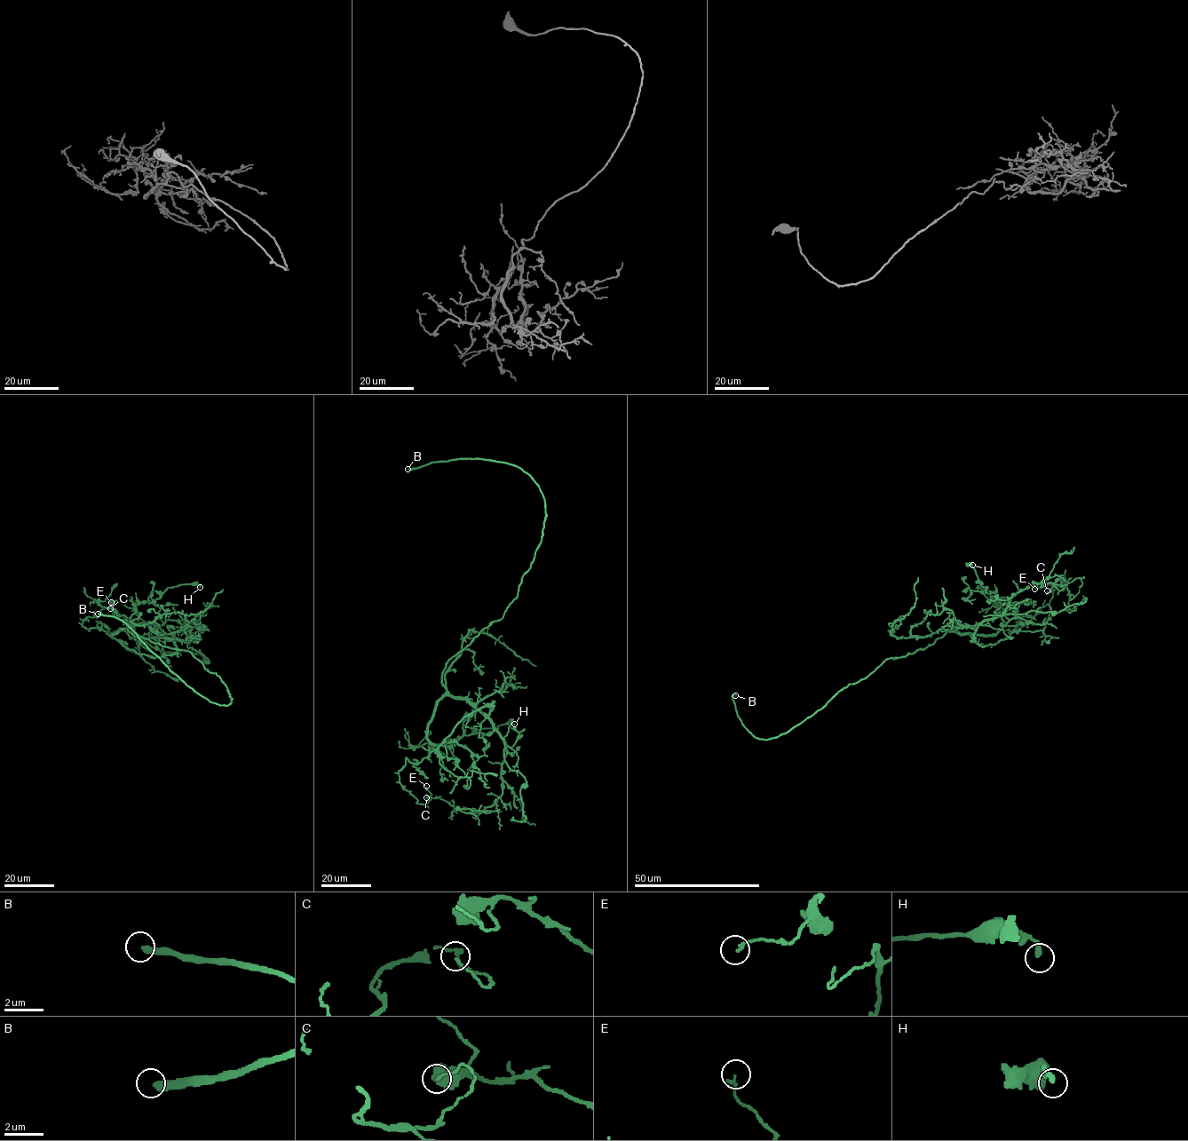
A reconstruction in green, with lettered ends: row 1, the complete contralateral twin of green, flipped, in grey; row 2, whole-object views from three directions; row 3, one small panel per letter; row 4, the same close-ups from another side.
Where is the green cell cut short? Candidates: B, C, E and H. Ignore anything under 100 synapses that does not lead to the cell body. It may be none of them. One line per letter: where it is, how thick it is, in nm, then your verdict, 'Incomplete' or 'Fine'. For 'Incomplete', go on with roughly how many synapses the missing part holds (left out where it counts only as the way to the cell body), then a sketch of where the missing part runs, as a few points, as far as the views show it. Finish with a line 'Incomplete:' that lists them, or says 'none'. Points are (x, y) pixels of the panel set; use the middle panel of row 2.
B: Place: (407, 469). Thickness 360 nm. Incomplete. Course of what is missing: (407, 469), (399, 469), (394, 463)
C: Place: (426, 797). Thickness 110 nm. Fine
E: Place: (426, 786). Thickness 140 nm. Fine
H: Place: (514, 724). Thickness 240 nm. Fine
Incomplete: B

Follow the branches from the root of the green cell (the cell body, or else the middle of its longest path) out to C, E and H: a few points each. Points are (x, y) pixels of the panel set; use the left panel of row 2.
C: (167, 646), (127, 629), (146, 624), (176, 651), (141, 654), (82, 625), (110, 608)
E: (167, 646), (127, 626), (146, 624), (184, 642), (185, 619), (151, 625), (111, 602)
H: (167, 646), (131, 634), (130, 624), (111, 634), (125, 629), (138, 605), (153, 602), (169, 587), (200, 587)

